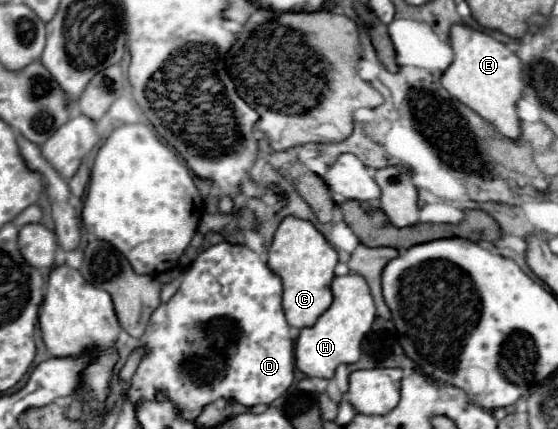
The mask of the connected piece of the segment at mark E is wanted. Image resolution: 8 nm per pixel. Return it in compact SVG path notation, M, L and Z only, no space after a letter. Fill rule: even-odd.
M467 25L451 27L451 47L455 51L455 61L441 77L443 87L471 111L493 123L503 137L513 141L519 139L521 123L517 117L517 101L523 97L525 89L519 57L491 35L473 31Z

